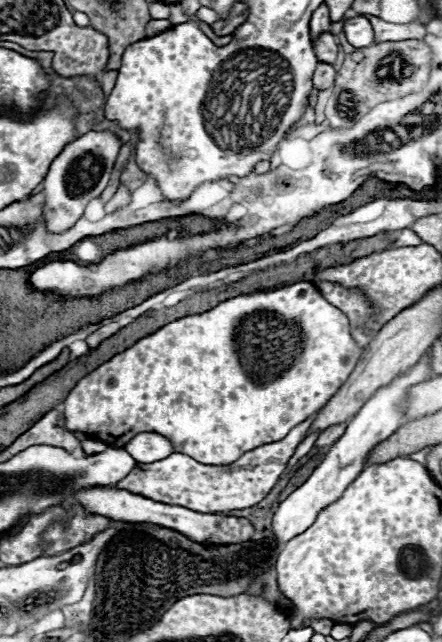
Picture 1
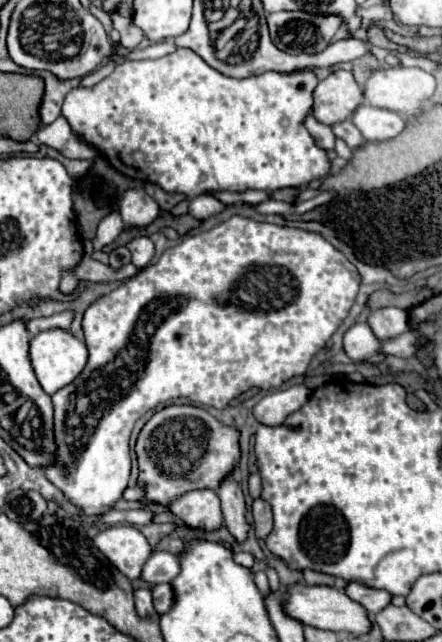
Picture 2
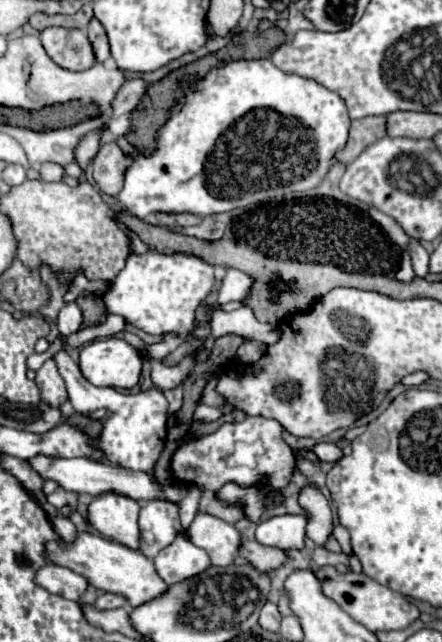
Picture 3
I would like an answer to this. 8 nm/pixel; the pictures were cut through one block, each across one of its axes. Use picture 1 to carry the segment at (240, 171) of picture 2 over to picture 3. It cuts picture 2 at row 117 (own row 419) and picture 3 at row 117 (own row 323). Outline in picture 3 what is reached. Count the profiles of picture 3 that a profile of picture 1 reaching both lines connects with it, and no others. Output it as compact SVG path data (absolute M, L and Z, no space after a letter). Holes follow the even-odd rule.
M266 58L228 62L226 66L208 72L206 78L198 80L196 84L192 84L188 88L188 94L184 96L184 100L176 108L172 108L170 120L160 130L158 148L152 154L142 154L142 156L132 160L132 168L124 176L124 188L120 190L120 194L116 198L122 204L122 208L126 212L130 212L132 216L136 216L136 218L146 218L146 216L156 214L156 212L192 212L192 214L199 215L202 219L232 210L239 210L242 211L242 214L246 214L256 210L256 208L262 208L262 206L270 204L272 200L282 202L284 198L292 196L292 192L298 194L303 190L316 186L316 184L320 184L322 176L334 164L336 150L340 150L346 144L348 128L350 128L350 118L348 118L348 110L344 106L344 100L338 94L332 94L330 90L324 90L324 86L320 86L318 82L312 82L308 78L300 78L296 74L284 74L282 70L278 70Z

